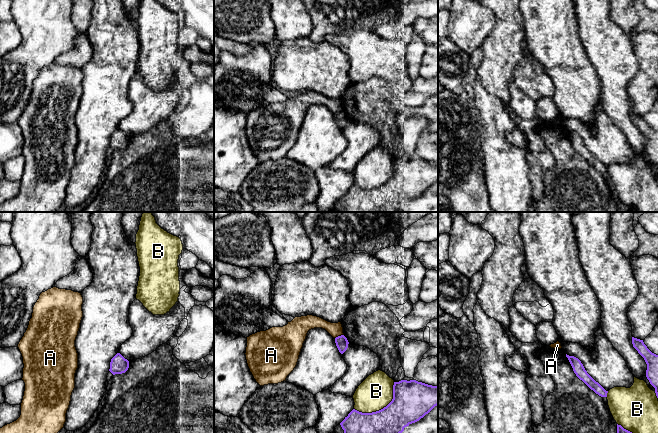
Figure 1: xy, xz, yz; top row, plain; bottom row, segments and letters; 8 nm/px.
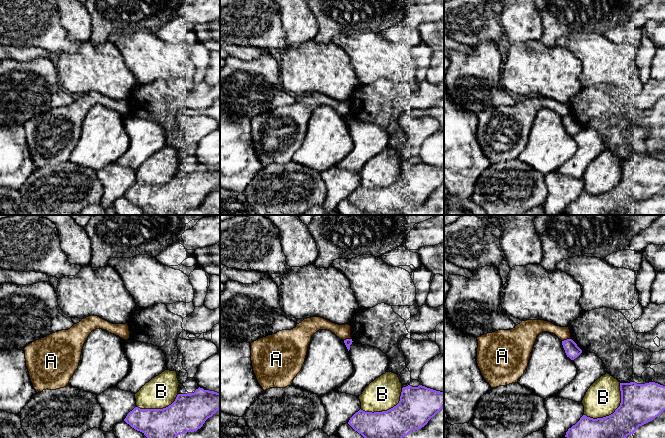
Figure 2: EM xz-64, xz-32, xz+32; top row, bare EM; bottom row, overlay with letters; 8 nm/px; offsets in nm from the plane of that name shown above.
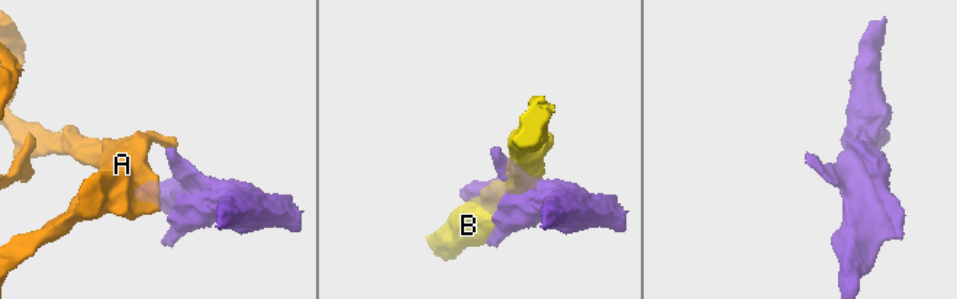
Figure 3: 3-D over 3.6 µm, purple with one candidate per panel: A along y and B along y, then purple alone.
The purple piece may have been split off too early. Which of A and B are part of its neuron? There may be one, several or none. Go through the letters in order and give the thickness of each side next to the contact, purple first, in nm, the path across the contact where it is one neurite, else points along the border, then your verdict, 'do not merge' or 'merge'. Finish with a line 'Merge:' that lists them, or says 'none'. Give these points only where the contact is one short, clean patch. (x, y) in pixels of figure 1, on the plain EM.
A: 100 nm thick on the purple side, 110 nm on the other; border along xz (343, 110), (335, 114); do not merge
B: 360 nm thick on the purple side, 280 nm on the other; do not merge
Merge: none

